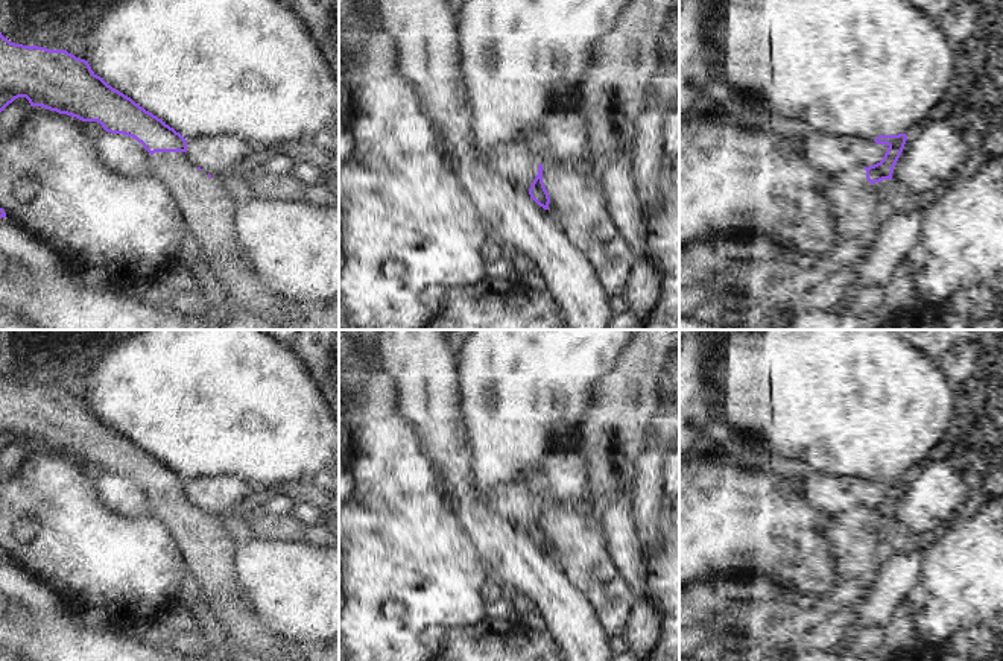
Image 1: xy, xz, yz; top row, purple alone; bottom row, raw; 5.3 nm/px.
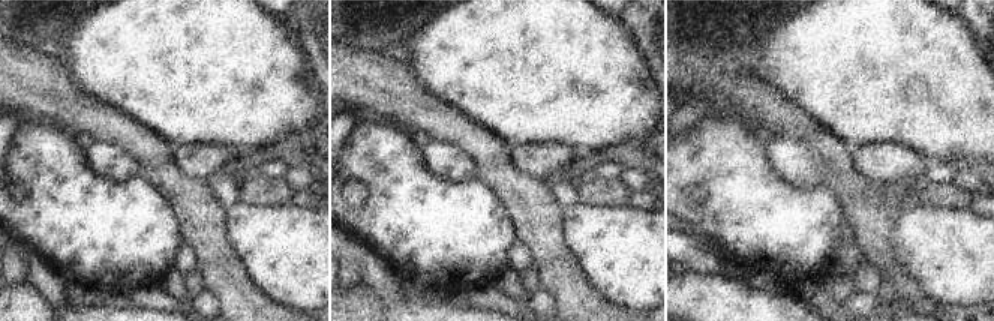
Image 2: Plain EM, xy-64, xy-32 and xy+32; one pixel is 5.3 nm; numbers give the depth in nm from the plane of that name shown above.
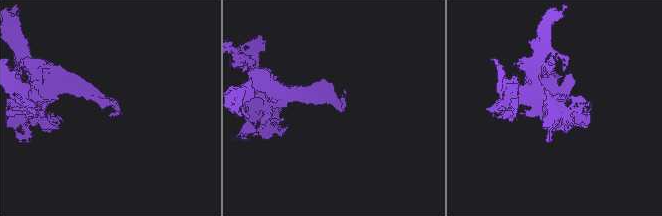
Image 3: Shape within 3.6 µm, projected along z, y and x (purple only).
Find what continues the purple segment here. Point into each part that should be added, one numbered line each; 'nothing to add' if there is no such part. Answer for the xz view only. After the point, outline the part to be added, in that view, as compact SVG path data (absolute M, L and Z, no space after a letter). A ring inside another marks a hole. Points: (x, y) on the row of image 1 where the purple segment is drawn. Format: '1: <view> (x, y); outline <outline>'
1: xz (515, 160); outline M503 141L491 157L494 170L509 178L527 193L538 175L539 164L530 146L521 141Z

